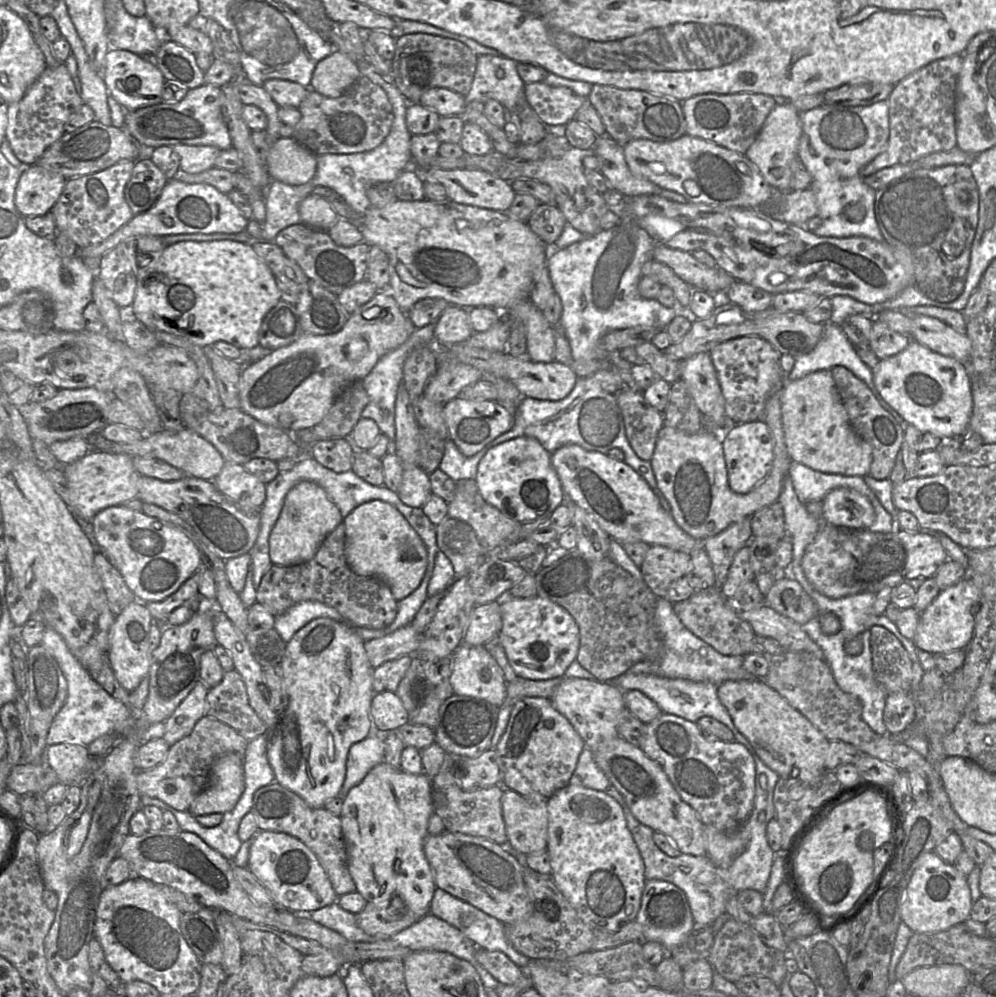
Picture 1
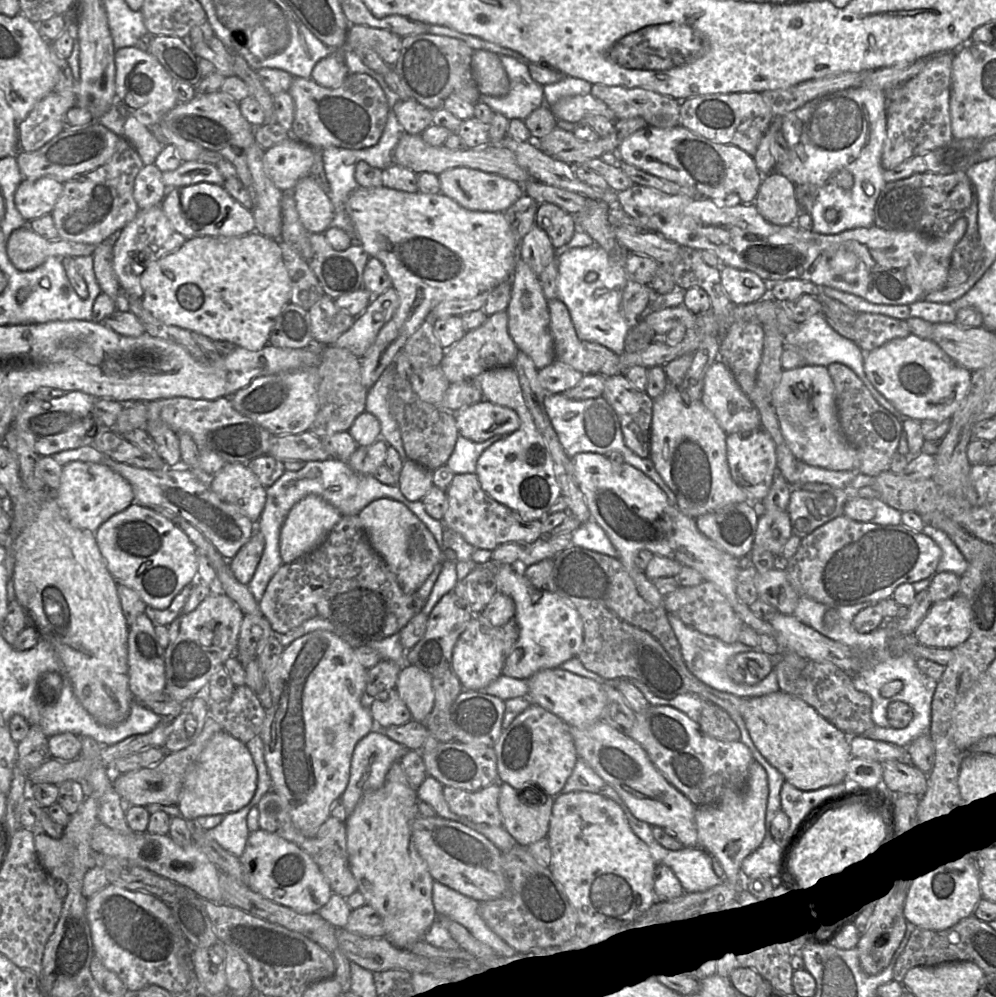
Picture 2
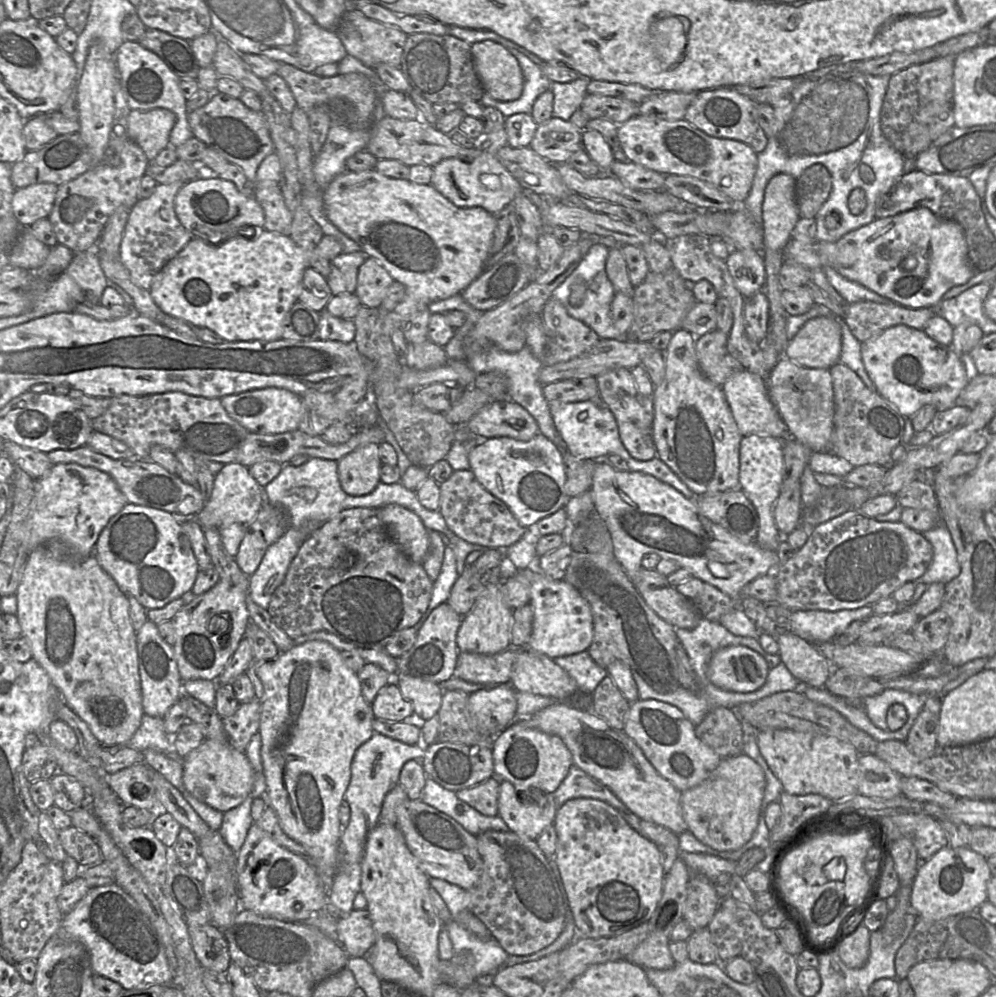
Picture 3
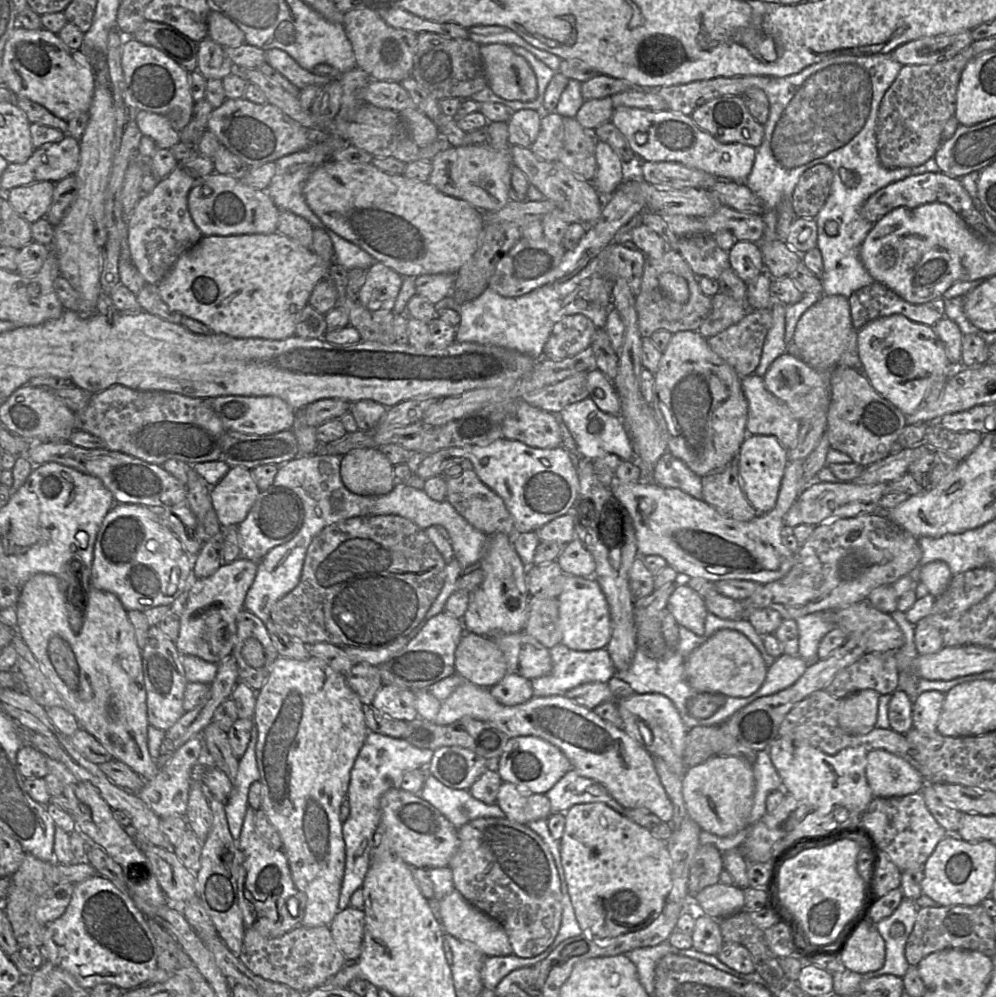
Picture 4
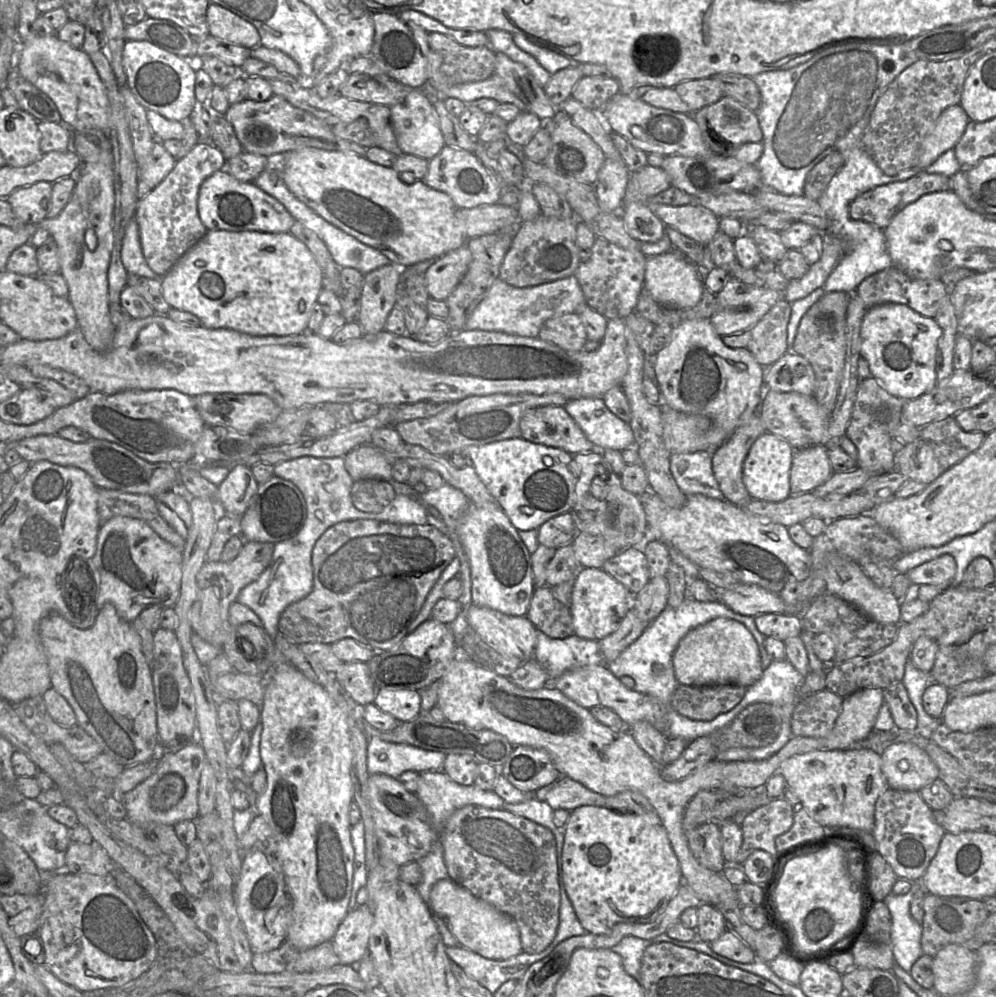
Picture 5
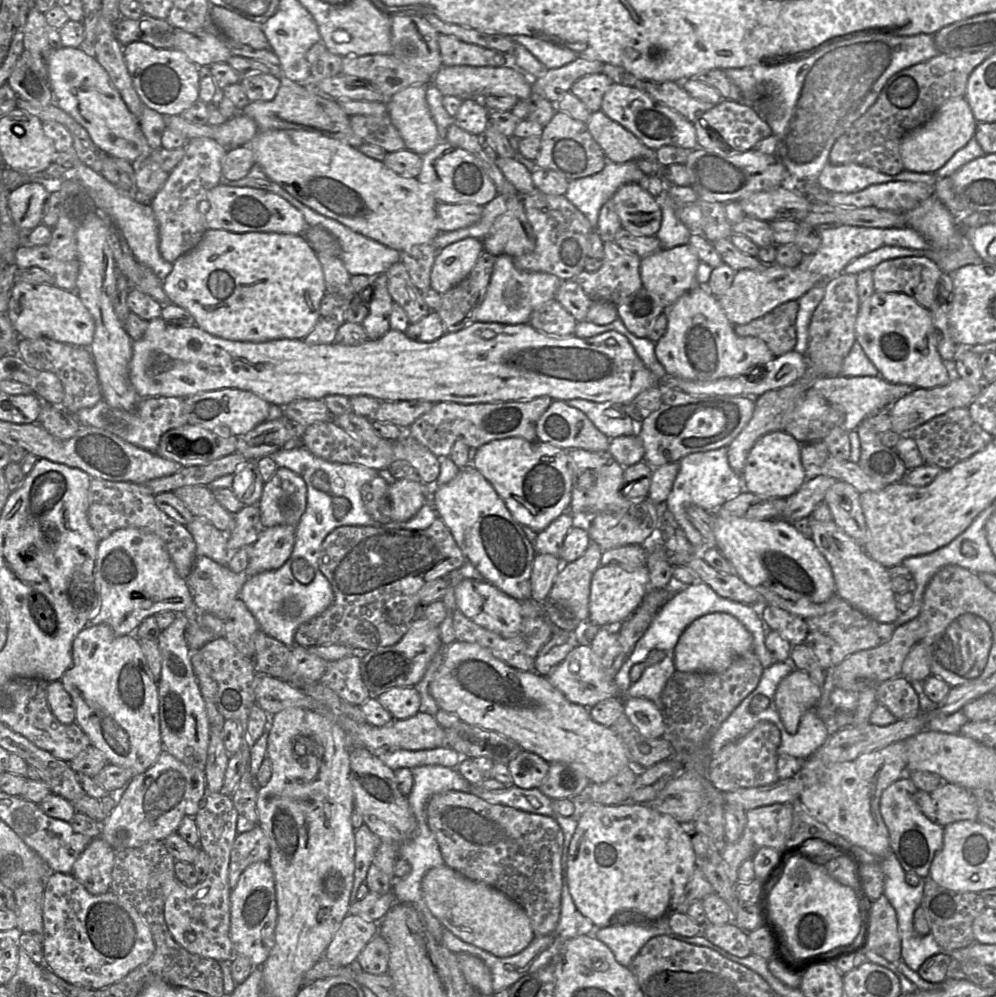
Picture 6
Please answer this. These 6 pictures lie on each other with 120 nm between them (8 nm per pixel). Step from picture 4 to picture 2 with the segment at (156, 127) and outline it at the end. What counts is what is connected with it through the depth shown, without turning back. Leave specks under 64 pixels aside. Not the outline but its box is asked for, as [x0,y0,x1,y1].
[123,115,162,165]

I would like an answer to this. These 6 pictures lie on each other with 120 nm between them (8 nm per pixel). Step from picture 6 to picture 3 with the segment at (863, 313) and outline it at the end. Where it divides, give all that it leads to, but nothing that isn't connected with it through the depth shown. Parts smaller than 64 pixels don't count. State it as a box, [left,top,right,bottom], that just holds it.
[861,324,970,418]

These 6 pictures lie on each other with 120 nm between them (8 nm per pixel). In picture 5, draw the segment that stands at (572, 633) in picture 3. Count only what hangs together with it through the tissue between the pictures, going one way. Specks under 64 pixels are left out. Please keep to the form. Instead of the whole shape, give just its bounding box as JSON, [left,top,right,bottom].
[569,568,633,641]

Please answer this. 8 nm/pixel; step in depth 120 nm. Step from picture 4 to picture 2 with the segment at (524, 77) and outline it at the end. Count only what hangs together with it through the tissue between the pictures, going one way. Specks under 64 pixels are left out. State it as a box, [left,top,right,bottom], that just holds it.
[472,50,510,97]

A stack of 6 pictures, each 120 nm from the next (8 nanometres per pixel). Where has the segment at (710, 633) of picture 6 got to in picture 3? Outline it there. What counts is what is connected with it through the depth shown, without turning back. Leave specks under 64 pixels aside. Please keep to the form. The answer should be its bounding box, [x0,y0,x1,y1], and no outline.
[708,645,769,693]

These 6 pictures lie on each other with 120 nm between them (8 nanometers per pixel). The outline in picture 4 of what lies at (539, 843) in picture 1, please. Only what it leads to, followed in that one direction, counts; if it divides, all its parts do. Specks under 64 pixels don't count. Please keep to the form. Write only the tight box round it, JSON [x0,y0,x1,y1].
[496,781,552,825]

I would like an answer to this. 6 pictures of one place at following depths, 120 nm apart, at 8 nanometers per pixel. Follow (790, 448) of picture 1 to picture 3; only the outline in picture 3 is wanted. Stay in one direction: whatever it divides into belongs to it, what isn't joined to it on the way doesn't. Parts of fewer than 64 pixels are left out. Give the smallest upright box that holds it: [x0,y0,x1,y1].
[767,357,834,452]

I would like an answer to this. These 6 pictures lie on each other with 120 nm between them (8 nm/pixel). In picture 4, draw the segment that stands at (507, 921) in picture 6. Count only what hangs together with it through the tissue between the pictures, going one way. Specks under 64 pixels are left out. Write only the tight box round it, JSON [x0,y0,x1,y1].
[439,890,512,956]

